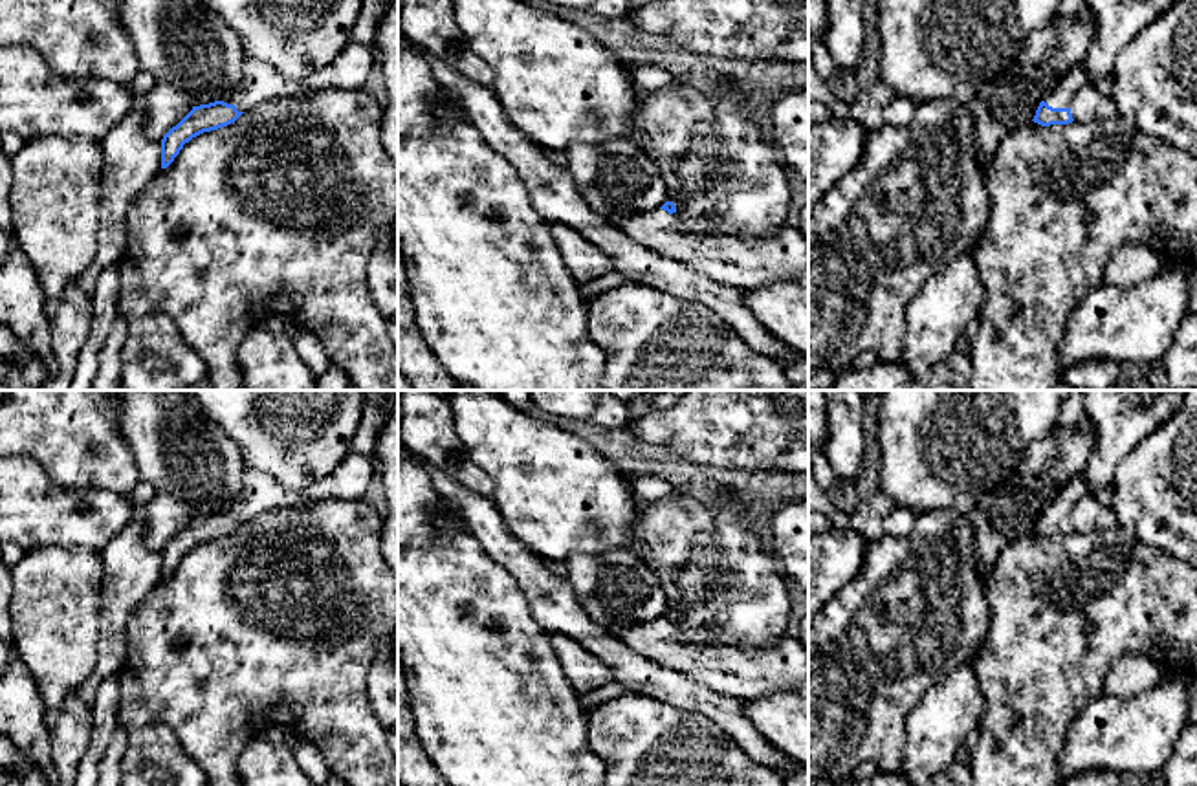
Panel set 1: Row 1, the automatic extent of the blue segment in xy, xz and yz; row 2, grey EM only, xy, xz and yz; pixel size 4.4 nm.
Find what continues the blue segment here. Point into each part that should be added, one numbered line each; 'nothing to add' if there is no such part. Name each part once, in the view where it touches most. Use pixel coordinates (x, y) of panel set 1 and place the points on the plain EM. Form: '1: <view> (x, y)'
1: yz (1071, 491)

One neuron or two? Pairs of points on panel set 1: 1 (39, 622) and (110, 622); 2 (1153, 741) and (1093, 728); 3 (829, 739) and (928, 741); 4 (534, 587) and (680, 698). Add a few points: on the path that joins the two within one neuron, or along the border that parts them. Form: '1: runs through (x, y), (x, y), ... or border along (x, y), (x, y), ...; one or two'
1: border along (103, 579), (98, 660), (94, 664); two
2: runs through (1139, 737), (1106, 737); one
3: border along (919, 700), (904, 722), (902, 761), (897, 766); two
4: runs through (567, 616), (644, 676); one

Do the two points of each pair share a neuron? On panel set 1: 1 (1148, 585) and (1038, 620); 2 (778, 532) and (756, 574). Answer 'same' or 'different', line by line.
1: same
2: different

